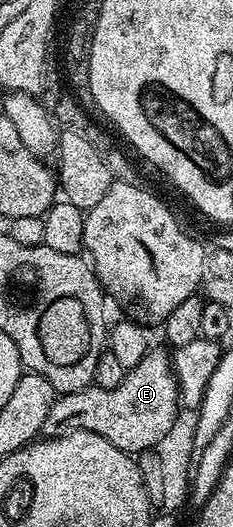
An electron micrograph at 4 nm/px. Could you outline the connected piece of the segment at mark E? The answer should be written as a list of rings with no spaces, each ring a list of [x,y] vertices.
[[[148,350],[141,365],[126,372],[121,385],[113,389],[92,385],[75,393],[58,396],[49,409],[42,434],[46,438],[55,438],[77,431],[97,433],[132,457],[139,456],[142,451],[158,448],[158,443],[174,429],[175,418],[181,412],[179,386],[171,367],[171,355],[163,351]]]

